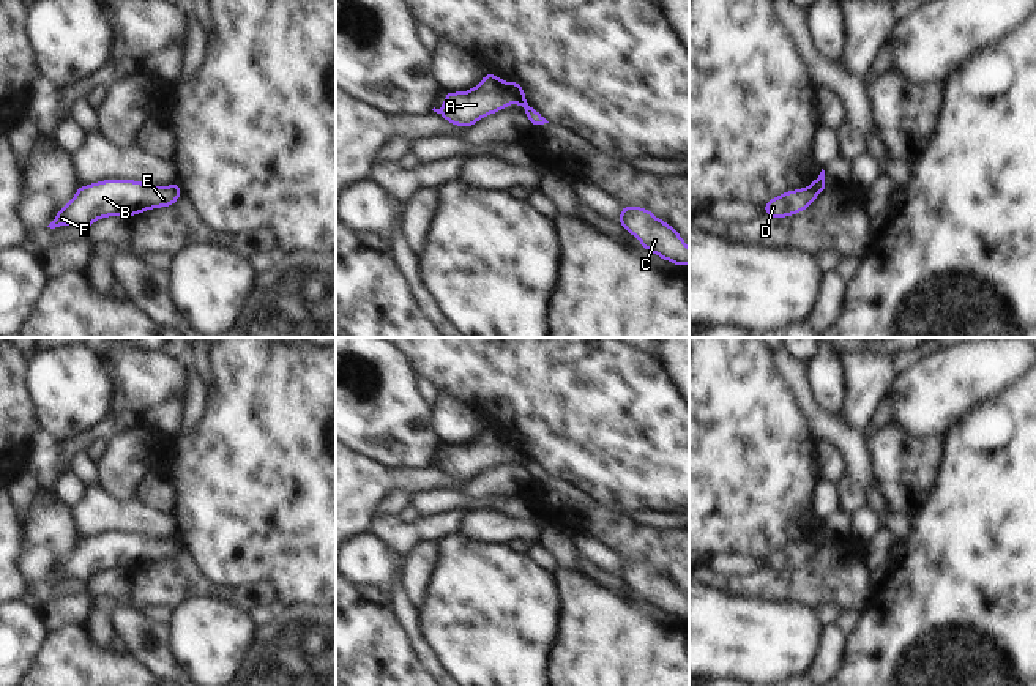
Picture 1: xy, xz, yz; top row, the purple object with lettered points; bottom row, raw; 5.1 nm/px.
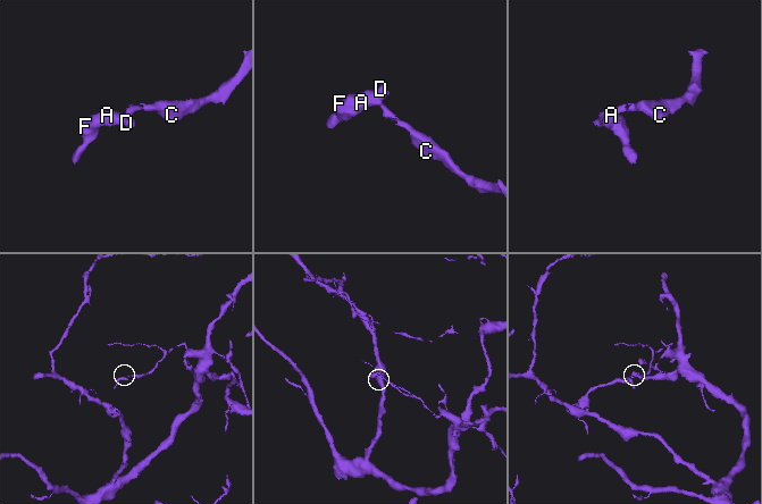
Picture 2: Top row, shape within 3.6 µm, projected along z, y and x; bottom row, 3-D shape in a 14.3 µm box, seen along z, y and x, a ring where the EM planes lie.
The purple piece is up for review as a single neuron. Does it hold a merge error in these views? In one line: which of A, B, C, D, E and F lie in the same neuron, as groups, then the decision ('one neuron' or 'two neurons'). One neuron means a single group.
groups A B D E F / C; two neurons

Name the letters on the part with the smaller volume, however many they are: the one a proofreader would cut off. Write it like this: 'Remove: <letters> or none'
Remove: A, B, D, E, F

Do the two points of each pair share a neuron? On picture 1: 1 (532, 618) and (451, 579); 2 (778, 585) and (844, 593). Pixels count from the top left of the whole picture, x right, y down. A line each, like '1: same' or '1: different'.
1: same
2: same

